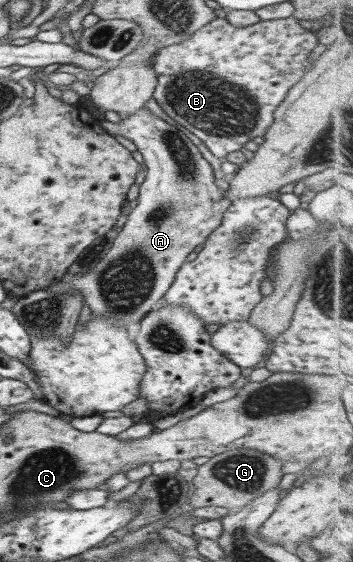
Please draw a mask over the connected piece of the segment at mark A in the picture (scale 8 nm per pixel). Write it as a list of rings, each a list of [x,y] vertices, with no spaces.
[[[145,106],[129,117],[123,116],[118,123],[104,122],[102,128],[112,136],[122,135],[133,142],[143,159],[145,177],[138,186],[137,205],[127,215],[123,227],[118,229],[109,252],[91,269],[80,274],[65,273],[60,281],[69,283],[73,291],[79,291],[83,295],[85,307],[89,307],[93,315],[103,315],[101,319],[107,321],[107,326],[126,329],[126,326],[144,317],[159,303],[157,299],[167,291],[187,255],[221,224],[230,201],[224,198],[224,191],[215,186],[213,168],[199,153],[197,146],[182,131],[149,113]]]

